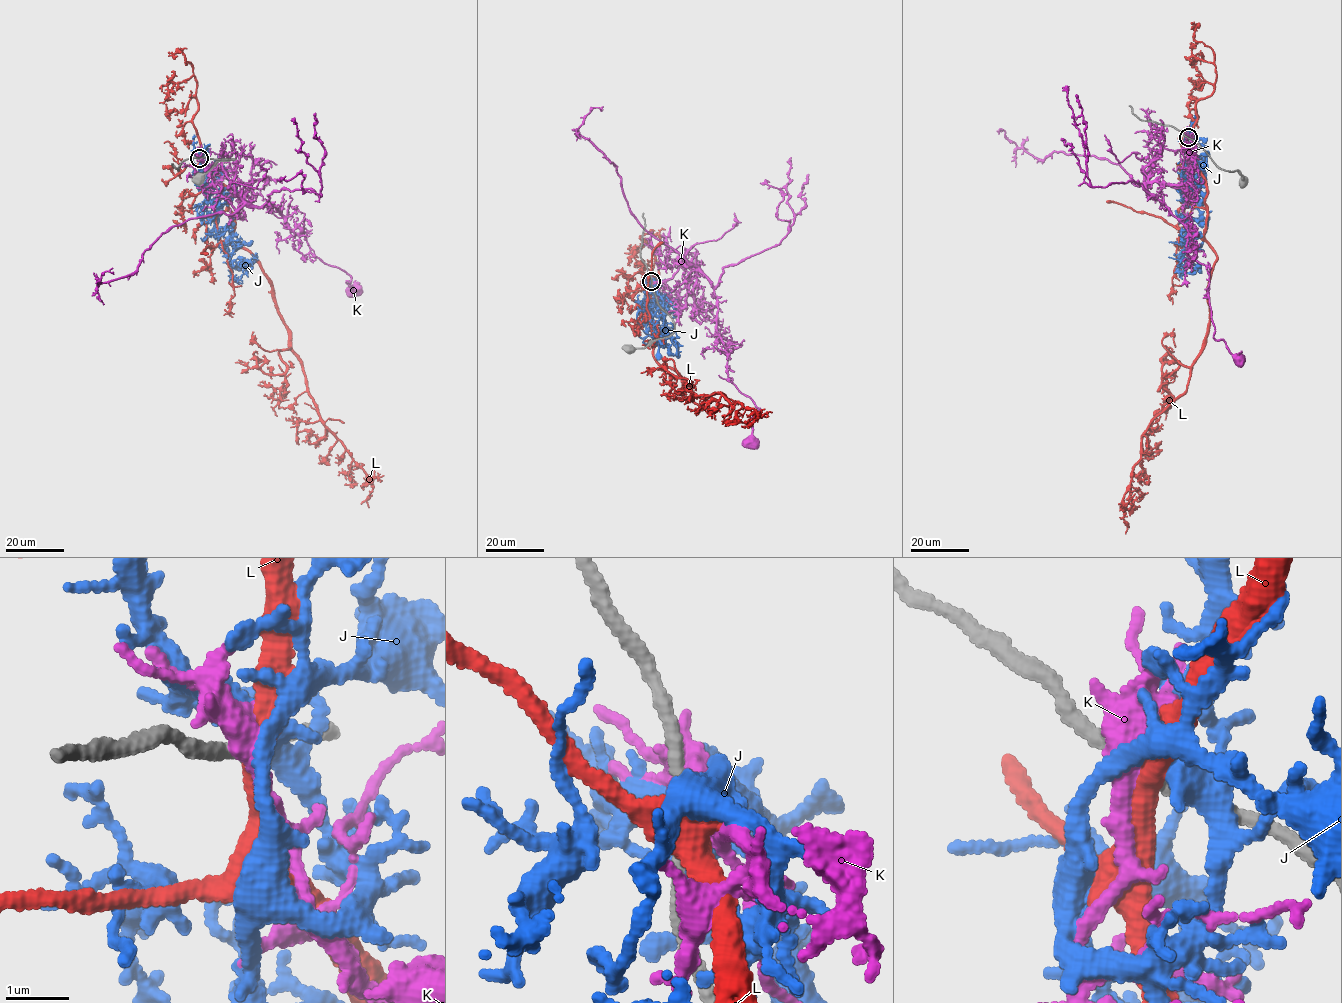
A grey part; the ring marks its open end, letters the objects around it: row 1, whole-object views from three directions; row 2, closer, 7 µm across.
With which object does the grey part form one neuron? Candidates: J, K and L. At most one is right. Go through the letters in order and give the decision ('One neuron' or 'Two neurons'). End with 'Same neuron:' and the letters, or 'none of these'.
J: Two neurons
K: Two neurons
L: Two neurons
Same neuron: none of these

